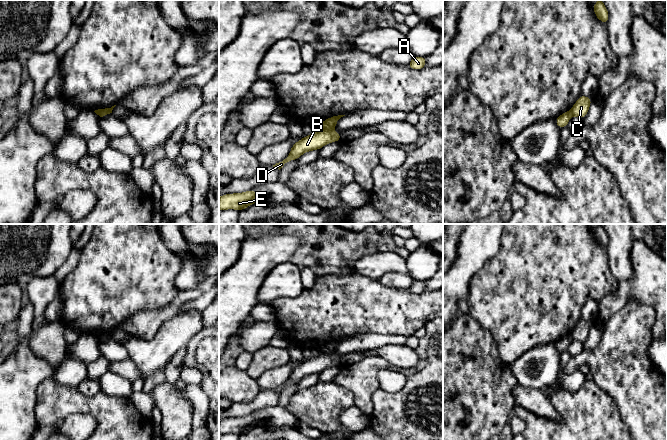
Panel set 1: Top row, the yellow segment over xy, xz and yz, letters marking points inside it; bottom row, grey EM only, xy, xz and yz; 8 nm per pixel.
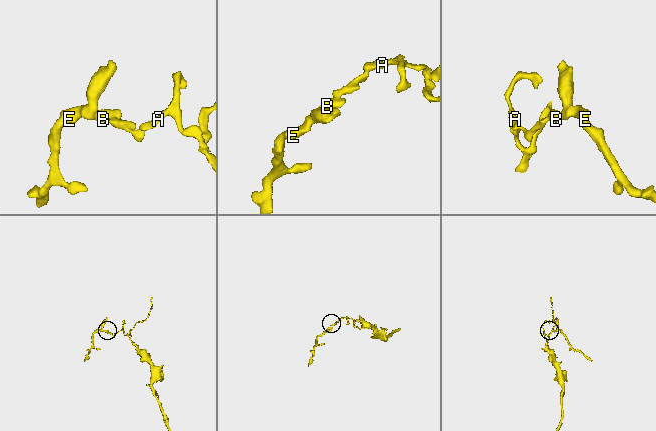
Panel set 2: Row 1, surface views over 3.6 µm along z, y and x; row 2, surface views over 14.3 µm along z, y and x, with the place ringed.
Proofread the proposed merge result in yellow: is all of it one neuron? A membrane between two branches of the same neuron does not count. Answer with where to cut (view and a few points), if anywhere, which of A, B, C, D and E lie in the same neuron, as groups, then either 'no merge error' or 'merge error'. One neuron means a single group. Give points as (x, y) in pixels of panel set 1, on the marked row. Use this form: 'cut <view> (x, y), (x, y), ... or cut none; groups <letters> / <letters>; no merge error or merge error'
cut xz (321, 127), (331, 128); groups A / B C D E; merge error

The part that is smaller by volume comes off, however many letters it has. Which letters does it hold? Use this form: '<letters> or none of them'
B, C, D, E

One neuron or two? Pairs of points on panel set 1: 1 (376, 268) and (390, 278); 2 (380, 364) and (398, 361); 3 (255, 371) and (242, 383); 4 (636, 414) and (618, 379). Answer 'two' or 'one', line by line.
1: two
2: two
3: two
4: one

